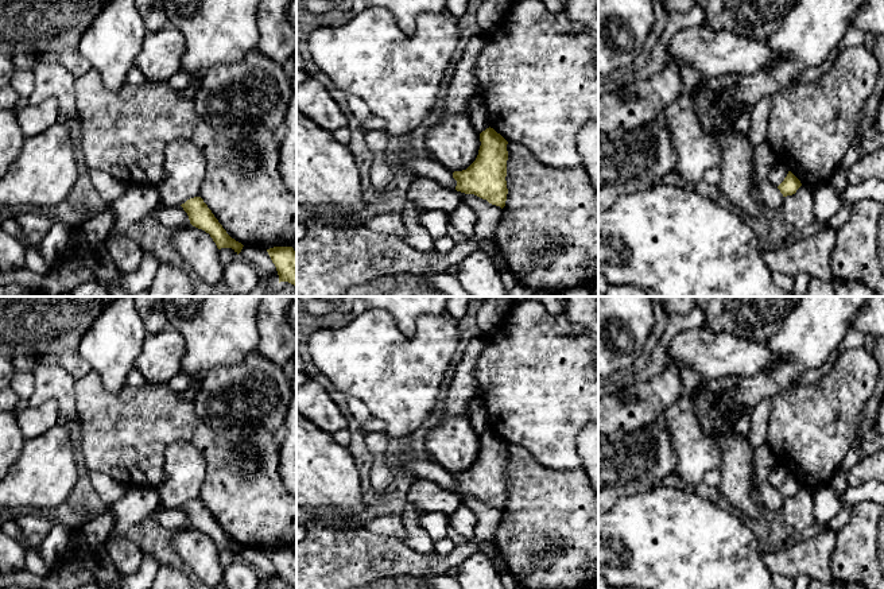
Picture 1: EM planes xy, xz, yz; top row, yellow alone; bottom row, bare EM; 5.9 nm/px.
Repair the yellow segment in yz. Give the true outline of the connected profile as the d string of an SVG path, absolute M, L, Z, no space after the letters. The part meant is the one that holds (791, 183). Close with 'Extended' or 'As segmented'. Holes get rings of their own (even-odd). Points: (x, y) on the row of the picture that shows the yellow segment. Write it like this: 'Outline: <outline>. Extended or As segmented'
Outline: M788 171L784 181L778 186L783 197L792 195L796 193L796 190L802 186L800 181Z. As segmented

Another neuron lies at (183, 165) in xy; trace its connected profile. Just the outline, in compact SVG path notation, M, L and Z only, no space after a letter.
M179 139L170 143L164 151L164 178L156 186L163 204L182 205L199 197L205 167L205 156L193 142Z

